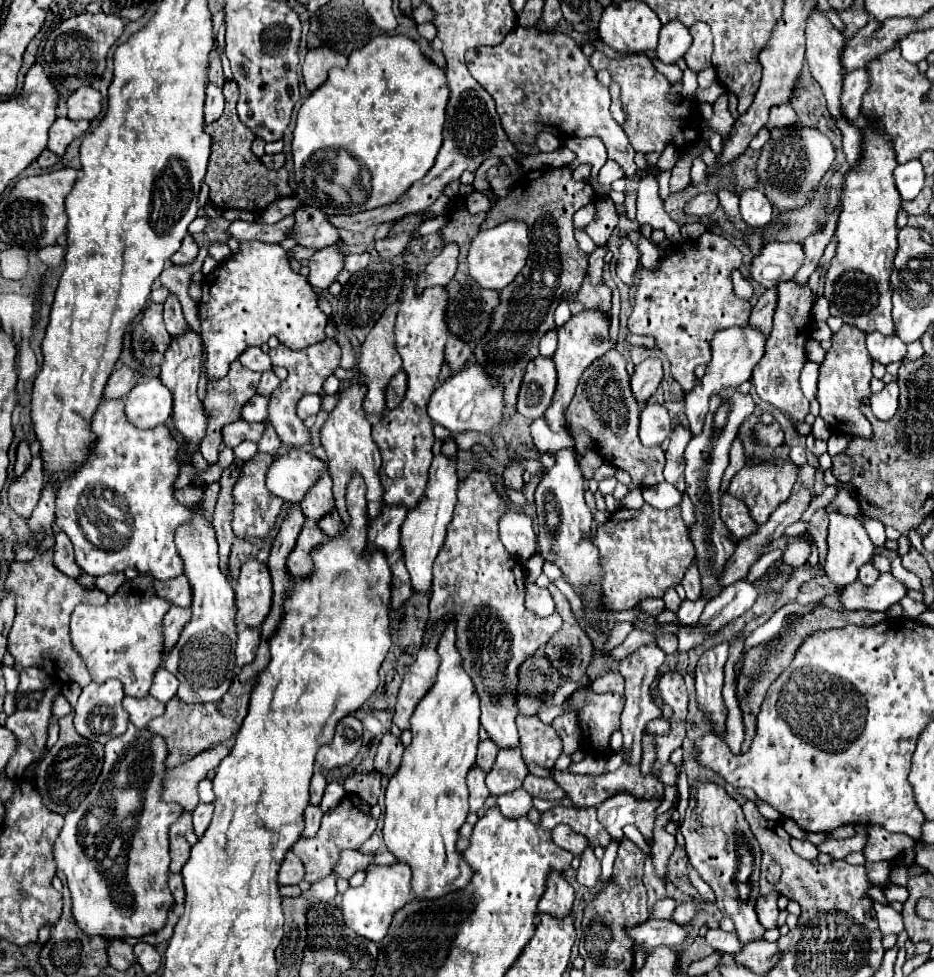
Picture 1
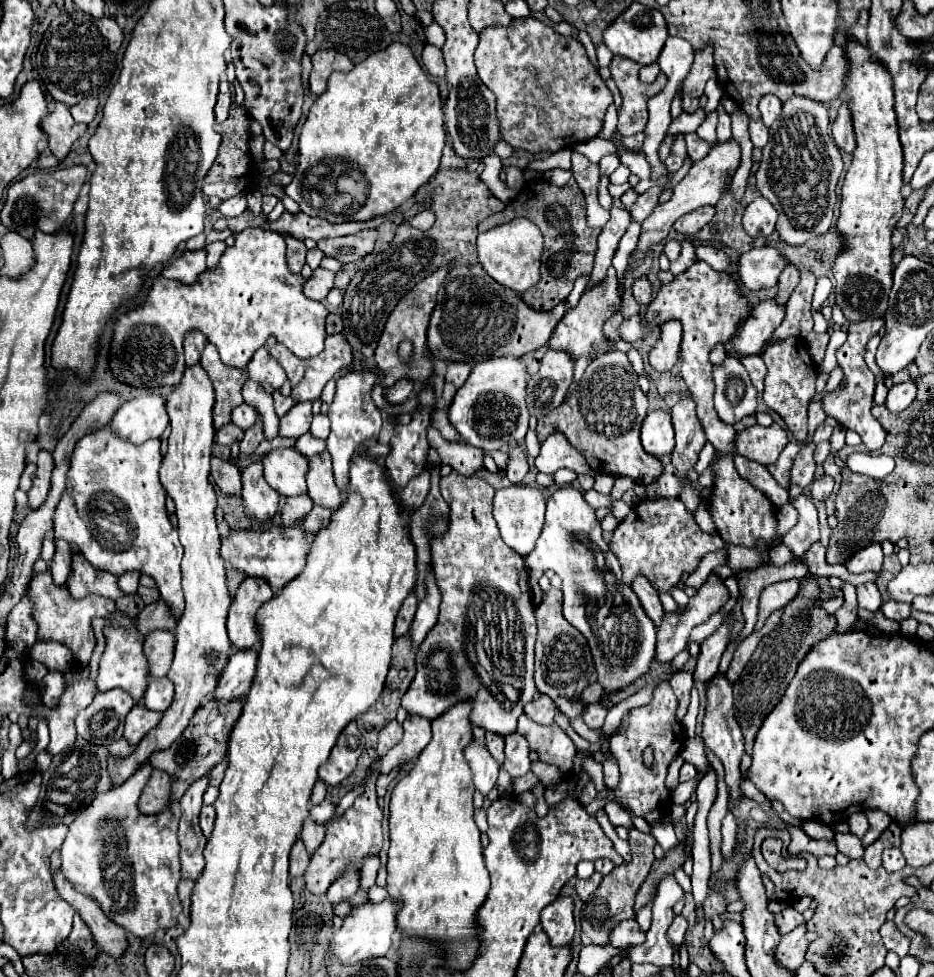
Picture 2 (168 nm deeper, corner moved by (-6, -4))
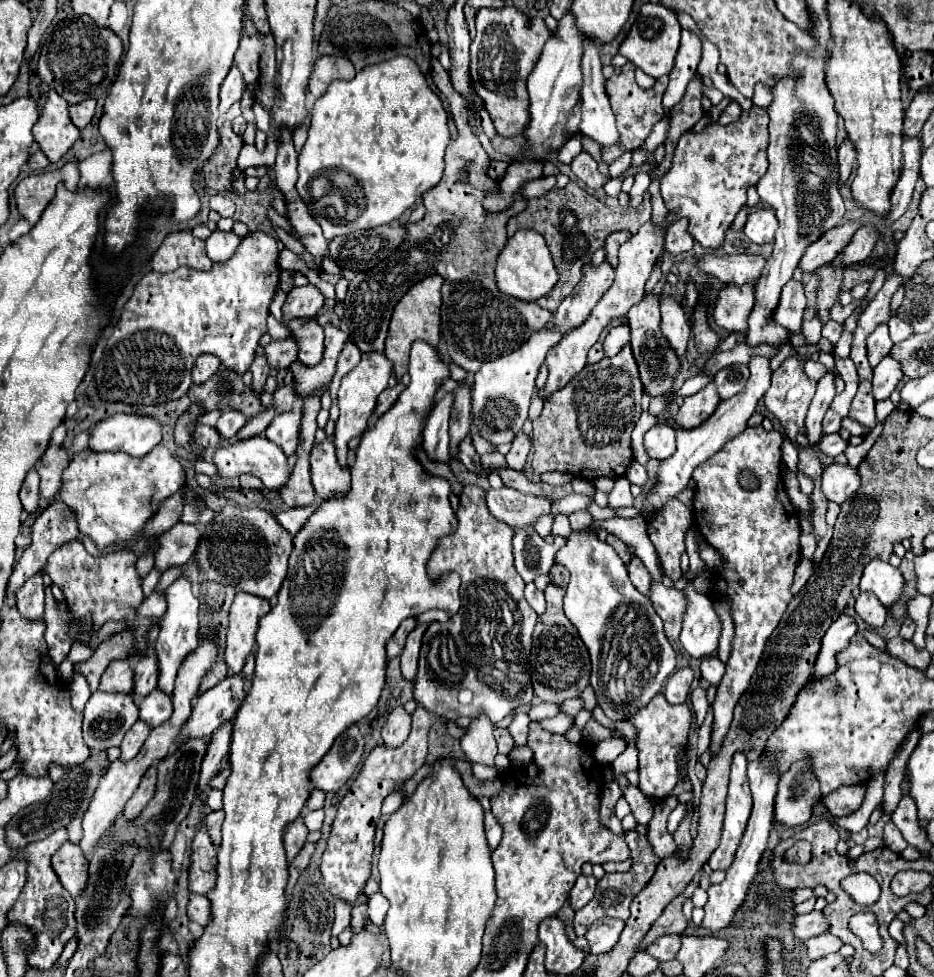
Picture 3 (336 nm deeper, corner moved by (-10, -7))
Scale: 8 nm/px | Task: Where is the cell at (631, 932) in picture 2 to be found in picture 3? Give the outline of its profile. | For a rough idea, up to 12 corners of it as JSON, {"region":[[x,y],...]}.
{"region":[[597,920],[587,932],[593,954],[609,952],[623,920]]}

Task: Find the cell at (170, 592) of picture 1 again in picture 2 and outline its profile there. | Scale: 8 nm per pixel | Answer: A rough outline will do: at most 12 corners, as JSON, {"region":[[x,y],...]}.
{"region":[[163,599],[137,615],[143,637],[157,629],[173,631],[177,621]]}

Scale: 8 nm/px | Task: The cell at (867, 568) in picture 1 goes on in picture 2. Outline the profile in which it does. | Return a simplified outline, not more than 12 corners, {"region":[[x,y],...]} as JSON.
{"region":[[875,583],[857,585],[857,603],[861,609],[877,611],[881,593]]}

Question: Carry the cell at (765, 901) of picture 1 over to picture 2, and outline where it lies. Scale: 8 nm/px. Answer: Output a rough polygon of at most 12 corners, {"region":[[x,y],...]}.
{"region":[[793,907],[775,915],[781,935],[803,925],[805,919]]}

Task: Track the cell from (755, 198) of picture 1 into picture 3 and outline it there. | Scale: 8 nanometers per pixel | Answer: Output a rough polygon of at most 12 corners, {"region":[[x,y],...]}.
{"region":[[773,208],[749,214],[743,232],[755,244],[767,244],[777,230]]}

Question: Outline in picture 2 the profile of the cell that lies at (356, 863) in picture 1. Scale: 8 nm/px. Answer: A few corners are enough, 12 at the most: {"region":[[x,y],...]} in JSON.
{"region":[[343,873],[327,891],[331,905],[355,895],[361,875]]}

